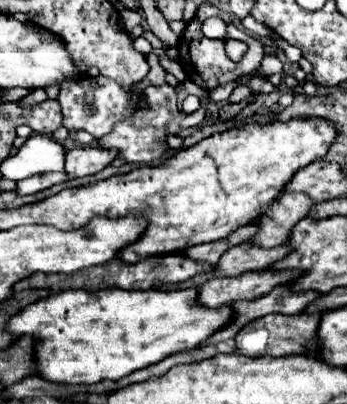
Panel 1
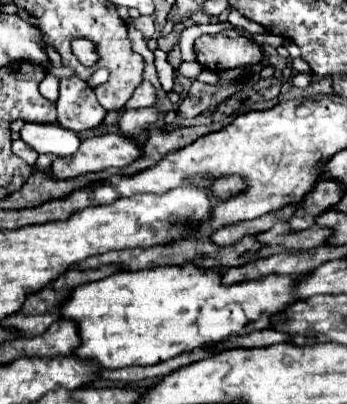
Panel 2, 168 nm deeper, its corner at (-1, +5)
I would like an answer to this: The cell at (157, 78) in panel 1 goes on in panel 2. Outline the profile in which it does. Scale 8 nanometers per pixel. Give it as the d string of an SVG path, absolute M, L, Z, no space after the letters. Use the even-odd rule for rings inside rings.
M156 50L154 54L156 54L154 64L156 64L156 70L158 70L160 84L166 92L170 92L172 86L174 86L174 68L168 64L168 54L164 50Z

